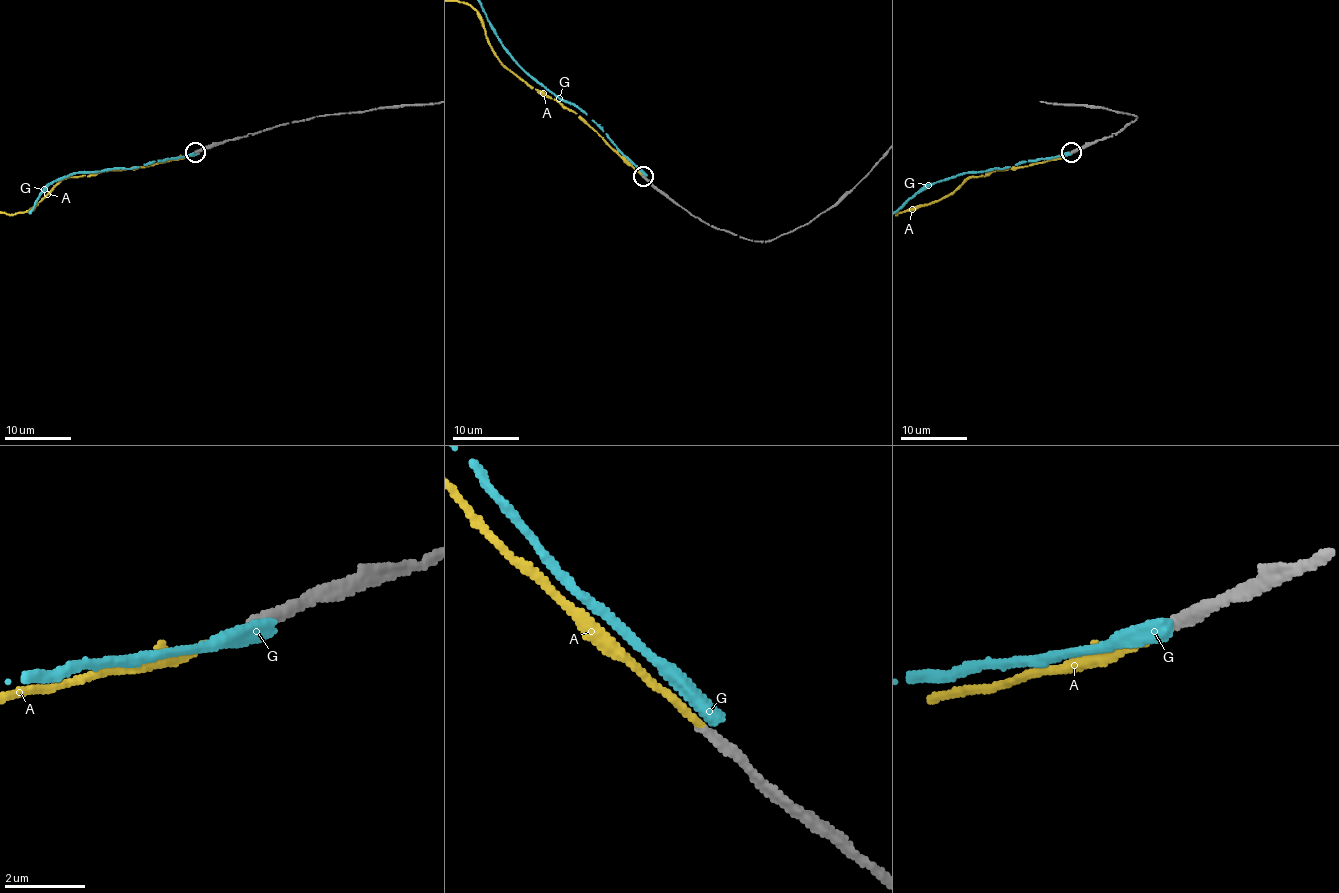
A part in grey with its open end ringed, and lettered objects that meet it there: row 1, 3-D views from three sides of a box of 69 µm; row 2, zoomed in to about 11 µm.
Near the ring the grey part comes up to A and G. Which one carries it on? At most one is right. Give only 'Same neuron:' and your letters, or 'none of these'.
Same neuron: A

